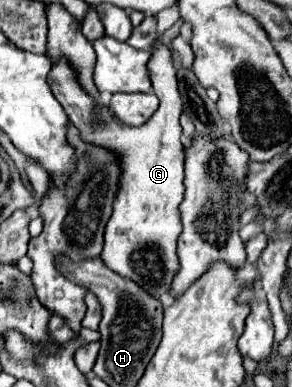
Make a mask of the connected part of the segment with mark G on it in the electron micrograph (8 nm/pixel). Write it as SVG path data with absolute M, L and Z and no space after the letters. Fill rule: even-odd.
M160 40L154 42L148 70L152 76L152 90L158 96L160 106L156 114L140 128L118 122L108 106L96 108L96 102L82 88L78 72L66 58L52 64L48 86L66 110L70 122L79 129L82 140L112 150L120 160L120 188L112 204L112 216L106 224L104 250L100 258L110 270L132 278L158 298L170 290L172 278L178 272L176 240L182 232L178 206L184 198L184 146L180 142L182 100L178 94L172 52Z

